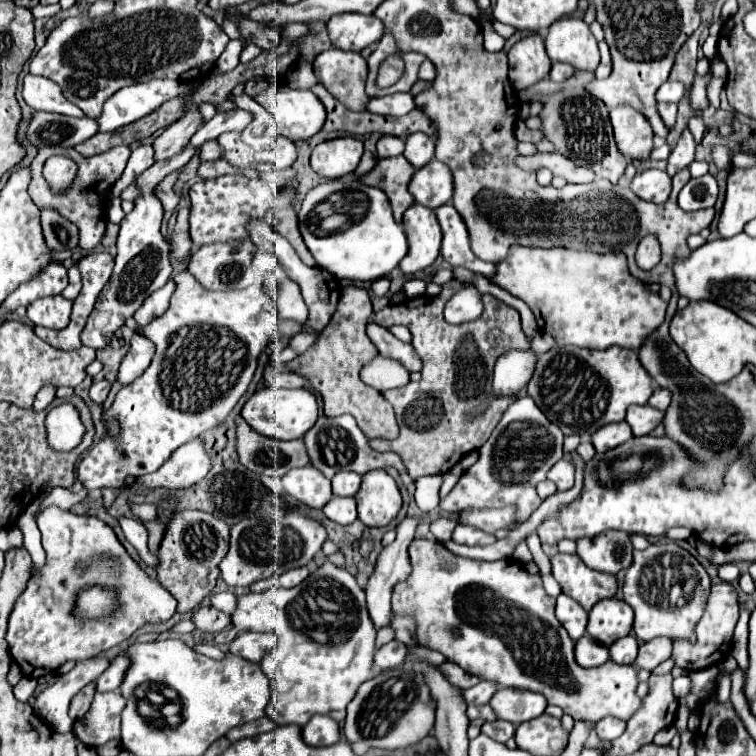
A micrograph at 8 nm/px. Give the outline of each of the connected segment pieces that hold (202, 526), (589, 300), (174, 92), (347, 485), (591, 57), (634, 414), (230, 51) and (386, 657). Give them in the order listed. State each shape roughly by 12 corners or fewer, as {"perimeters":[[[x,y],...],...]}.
{"perimeters":[[[175,511],[157,579],[193,611],[215,587],[229,525]],[[515,247],[493,283],[559,347],[639,349],[667,309],[623,253]],[[151,79],[119,89],[103,105],[111,133],[179,97],[183,85]],[[341,471],[333,481],[333,495],[355,497],[361,475]],[[581,17],[557,19],[545,47],[551,61],[595,71],[597,41]],[[631,405],[625,421],[643,437],[663,421],[651,405]],[[229,41],[217,61],[219,73],[229,73],[240,63],[243,41]],[[391,641],[377,649],[375,665],[381,671],[403,665],[405,649]]]}

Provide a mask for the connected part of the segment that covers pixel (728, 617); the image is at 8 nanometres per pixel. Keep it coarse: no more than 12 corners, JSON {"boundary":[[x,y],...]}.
{"boundary":[[713,584],[697,643],[673,641],[675,665],[707,669],[731,653],[738,593]]}

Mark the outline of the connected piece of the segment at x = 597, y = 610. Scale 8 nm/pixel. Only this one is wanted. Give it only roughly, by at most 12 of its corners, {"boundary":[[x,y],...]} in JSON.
{"boundary":[[603,599],[589,613],[587,633],[611,647],[629,635],[633,609]]}

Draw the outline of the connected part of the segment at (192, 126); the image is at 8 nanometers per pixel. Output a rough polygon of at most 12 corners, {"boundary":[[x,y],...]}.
{"boundary":[[189,107],[155,141],[155,161],[181,153],[201,117]]}

